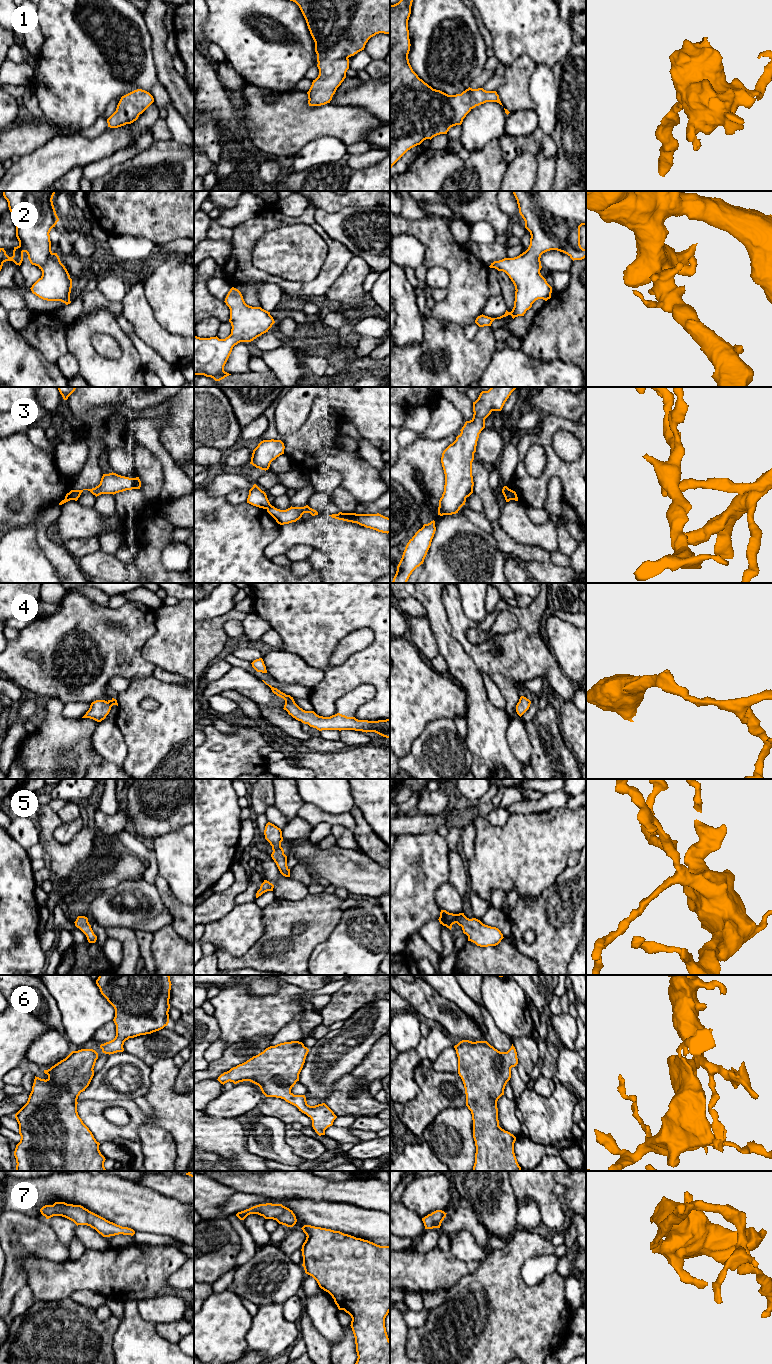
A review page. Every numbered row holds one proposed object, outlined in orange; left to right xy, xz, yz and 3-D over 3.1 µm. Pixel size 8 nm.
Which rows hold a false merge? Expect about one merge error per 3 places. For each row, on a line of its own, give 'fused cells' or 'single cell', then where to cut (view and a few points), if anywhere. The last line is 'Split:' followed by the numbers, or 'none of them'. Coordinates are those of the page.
1: single cell; no cut
2: single cell; no cut
3: fused cells; cut in xy along (71, 490), (72, 499)
4: single cell; no cut
5: single cell; no cut
6: single cell; no cut
7: single cell; no cut
Split: 3

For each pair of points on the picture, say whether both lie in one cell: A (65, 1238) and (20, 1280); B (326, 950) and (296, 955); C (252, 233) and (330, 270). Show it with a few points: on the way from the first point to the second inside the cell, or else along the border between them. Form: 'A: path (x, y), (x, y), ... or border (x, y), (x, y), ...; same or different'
A: border (48, 1222), (58, 1239), (68, 1247); different
B: border (329, 936), (314, 948), (308, 964); different
C: path (279, 218), (309, 220), (331, 243); same

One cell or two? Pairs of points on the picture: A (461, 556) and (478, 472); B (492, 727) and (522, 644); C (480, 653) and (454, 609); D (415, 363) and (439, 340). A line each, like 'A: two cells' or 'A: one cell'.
A: two cells
B: two cells
C: one cell
D: one cell

